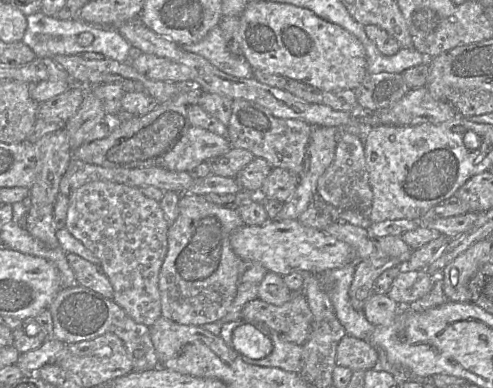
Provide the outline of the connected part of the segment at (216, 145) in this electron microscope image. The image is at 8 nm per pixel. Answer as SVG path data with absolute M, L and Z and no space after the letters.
M190 126L174 148L165 155L160 166L171 171L189 171L231 148L228 138L200 127Z

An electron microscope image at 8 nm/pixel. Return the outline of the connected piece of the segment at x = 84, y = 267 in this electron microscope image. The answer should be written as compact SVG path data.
M66 253L67 261L75 274L76 283L87 287L105 298L113 298L113 287L100 266L73 253Z

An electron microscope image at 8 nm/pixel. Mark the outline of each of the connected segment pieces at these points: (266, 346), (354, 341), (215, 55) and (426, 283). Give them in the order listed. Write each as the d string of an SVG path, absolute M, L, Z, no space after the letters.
M239 319L236 322L239 321L242 323L232 333L232 349L235 350L238 354L240 354L242 358L258 360L267 357L273 350L273 343L269 336L263 333L255 325L248 323L242 319Z
M346 334L337 346L336 365L353 372L371 370L378 366L378 353L369 341Z
M218 24L199 42L183 45L183 47L189 52L204 57L226 74L239 78L253 78L254 70L244 57L235 56L229 52Z
M401 268L401 272L394 279L387 297L403 307L423 298L431 289L432 280L429 273Z

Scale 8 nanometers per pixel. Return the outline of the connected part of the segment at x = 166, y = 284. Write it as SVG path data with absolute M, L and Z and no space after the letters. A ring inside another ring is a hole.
M181 193L178 211L177 218L168 227L167 253L159 271L161 316L178 324L203 326L221 320L236 296L239 286L238 267L242 260L233 251L230 237L245 224L236 210L209 202L204 195Z

